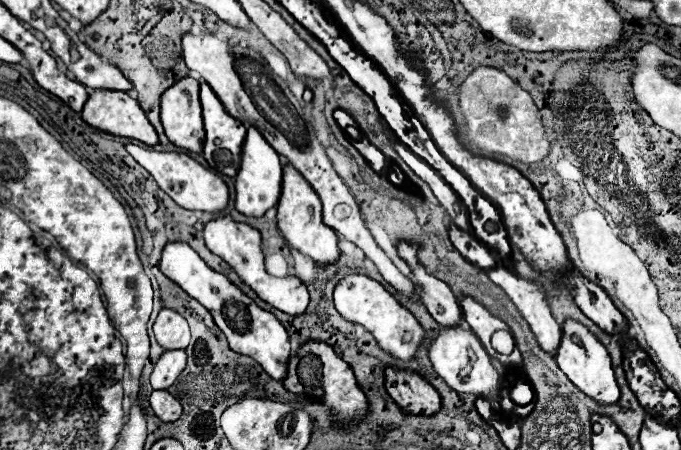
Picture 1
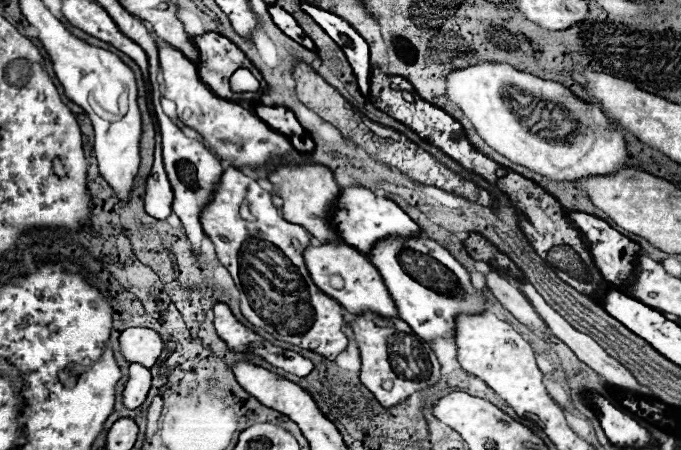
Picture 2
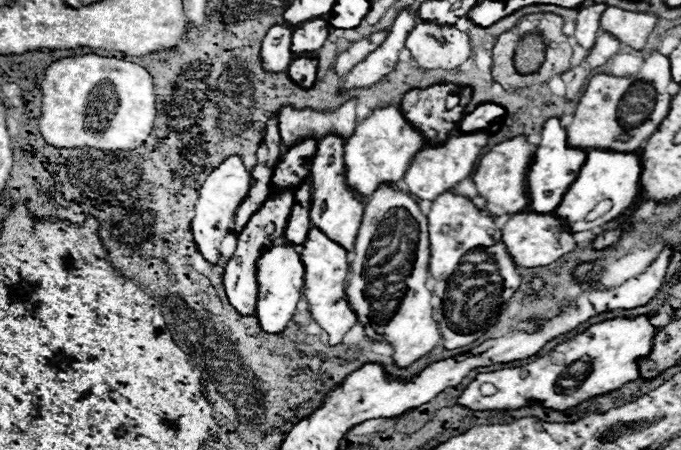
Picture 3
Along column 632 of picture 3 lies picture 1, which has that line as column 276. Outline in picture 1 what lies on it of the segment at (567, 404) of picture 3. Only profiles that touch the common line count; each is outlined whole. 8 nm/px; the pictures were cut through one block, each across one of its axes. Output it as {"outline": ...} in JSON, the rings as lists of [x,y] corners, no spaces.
{"outline":[[[168,242],[164,246],[160,256],[160,270],[168,280],[178,284],[188,296],[192,296],[210,310],[216,326],[226,334],[228,344],[234,352],[254,358],[274,380],[282,380],[286,376],[290,342],[286,328],[272,312],[256,306],[254,300],[248,298],[240,288],[236,288],[224,274],[208,268],[186,242]]]}

